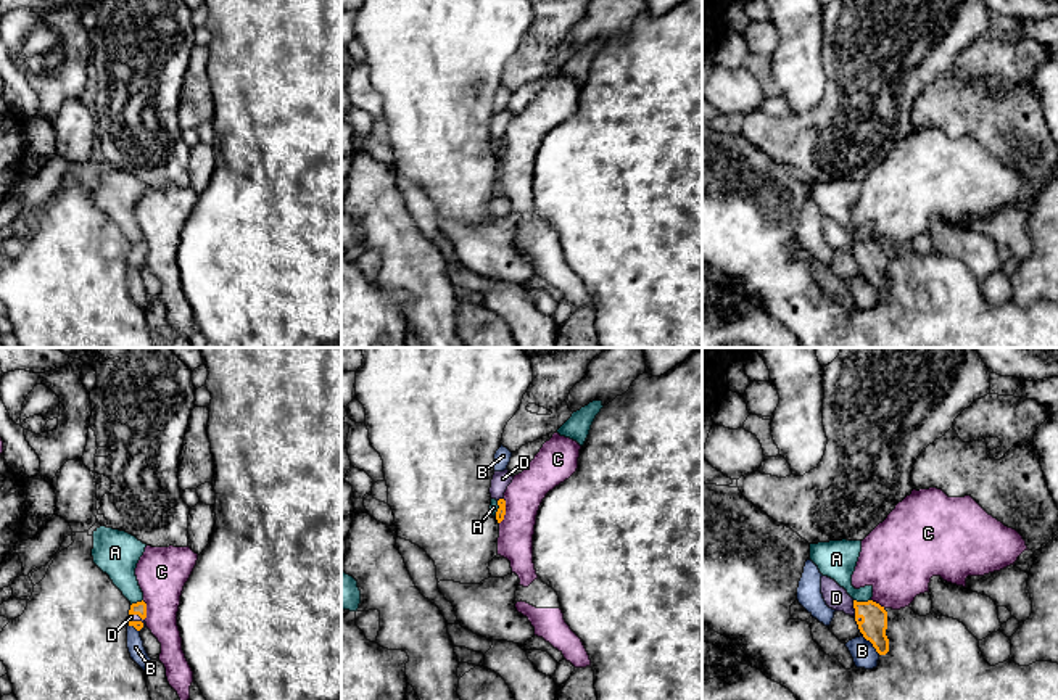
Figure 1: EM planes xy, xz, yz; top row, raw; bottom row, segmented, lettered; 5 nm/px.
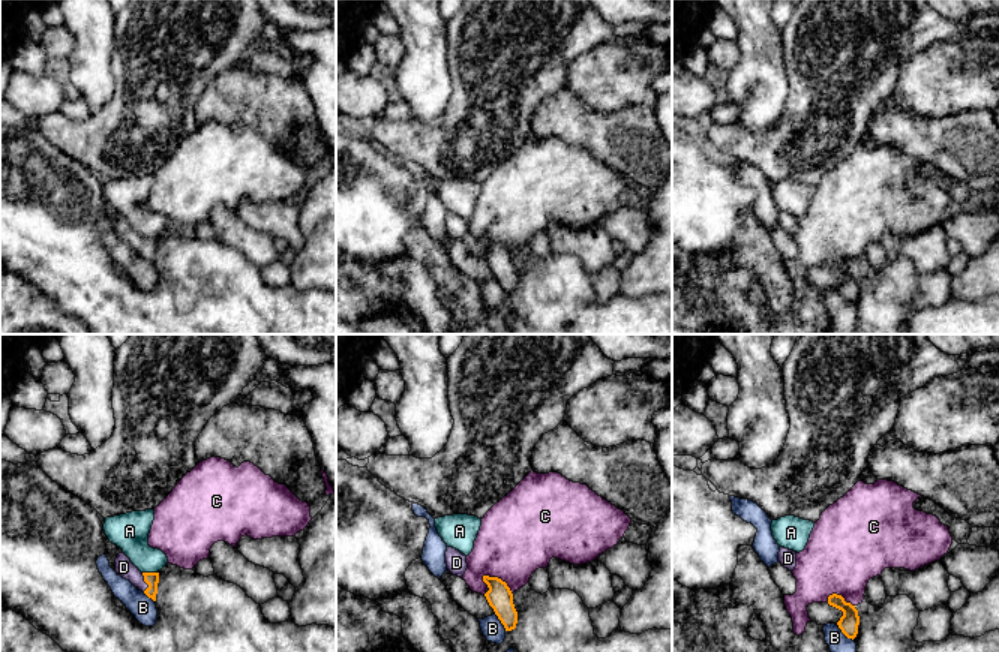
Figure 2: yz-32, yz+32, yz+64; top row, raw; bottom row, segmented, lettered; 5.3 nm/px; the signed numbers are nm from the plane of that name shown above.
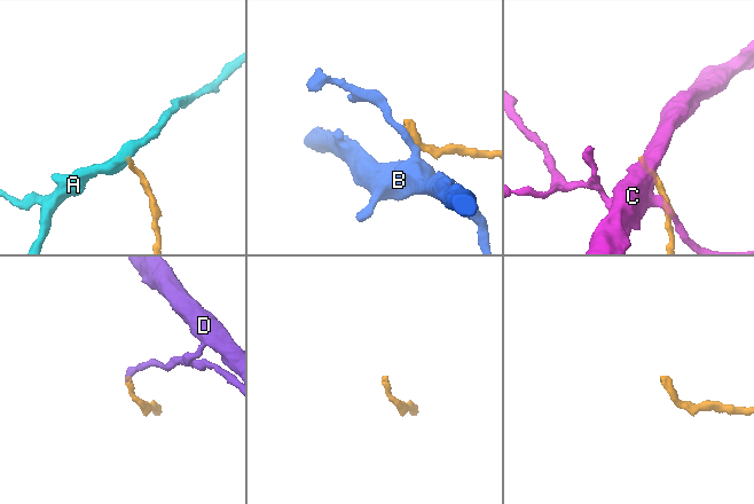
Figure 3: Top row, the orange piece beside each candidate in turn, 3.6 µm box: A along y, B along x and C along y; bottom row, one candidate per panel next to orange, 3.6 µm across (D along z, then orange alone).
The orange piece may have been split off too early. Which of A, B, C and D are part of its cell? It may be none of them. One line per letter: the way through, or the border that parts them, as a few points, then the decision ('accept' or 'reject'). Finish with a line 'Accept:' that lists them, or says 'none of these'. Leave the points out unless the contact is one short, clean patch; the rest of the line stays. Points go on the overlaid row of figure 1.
A: reject
B: along yz (862, 636), (880, 654) | reject
C: along xz (504, 499), (504, 518), (500, 523) | reject
D: across yz (873, 625), (855, 612), (836, 597) | accept
Accept: D

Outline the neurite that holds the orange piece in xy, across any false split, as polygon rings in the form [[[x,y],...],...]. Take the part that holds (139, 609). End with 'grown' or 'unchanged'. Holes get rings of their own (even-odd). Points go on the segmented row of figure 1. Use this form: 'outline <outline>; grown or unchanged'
outline [[[143,600],[132,603],[127,616],[129,626],[134,626],[137,631],[140,631],[147,624],[145,618],[147,618],[147,603]]]; grown

